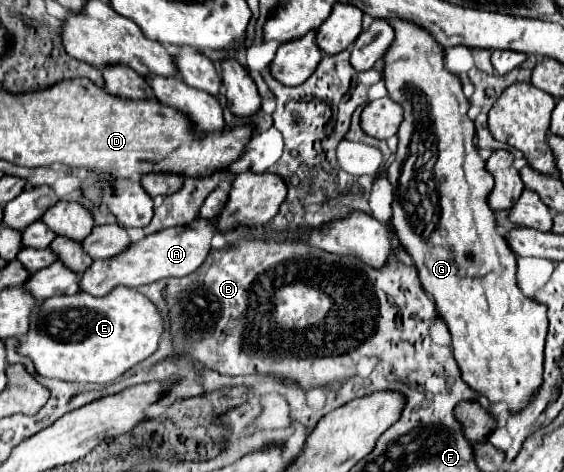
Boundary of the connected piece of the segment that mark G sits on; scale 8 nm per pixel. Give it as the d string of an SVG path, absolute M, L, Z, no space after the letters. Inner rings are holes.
M395 19L395 21L389 21L389 25L395 29L395 39L393 43L389 45L389 49L385 51L383 55L383 81L387 83L387 91L389 91L389 97L399 103L405 111L405 119L399 127L399 149L395 153L395 161L391 163L389 171L387 171L387 177L393 185L393 227L397 229L397 235L399 235L399 241L407 247L409 255L413 257L415 261L415 267L419 271L419 279L421 279L421 285L427 293L431 293L435 305L437 305L437 311L439 315L443 317L443 321L447 323L449 327L449 333L451 333L451 347L453 347L453 355L455 355L455 361L461 369L461 375L463 375L463 381L475 389L479 395L491 399L491 401L505 401L507 403L507 409L511 413L523 409L531 395L539 389L539 383L543 379L543 347L545 347L545 337L547 337L547 307L539 301L533 301L529 297L525 297L521 293L521 289L517 287L517 279L515 279L515 273L517 273L517 263L515 263L515 253L509 249L505 237L501 233L497 233L497 221L495 221L495 215L493 215L493 209L487 205L487 197L489 193L493 191L493 175L485 169L485 161L481 159L481 155L477 153L477 147L473 143L473 137L475 137L475 127L473 127L473 121L467 117L467 109L469 109L469 101L467 97L463 95L461 91L461 81L457 75L449 73L443 65L443 47L433 39L433 35L411 23L411 21L403 21L403 19ZM389 73L397 73L395 79L389 81Z

